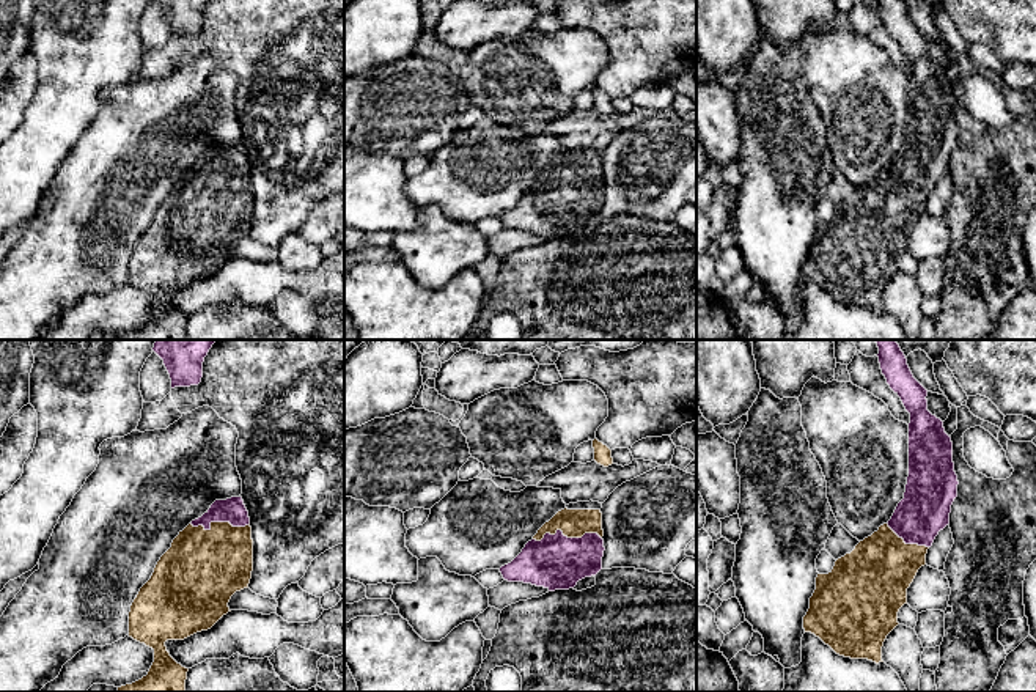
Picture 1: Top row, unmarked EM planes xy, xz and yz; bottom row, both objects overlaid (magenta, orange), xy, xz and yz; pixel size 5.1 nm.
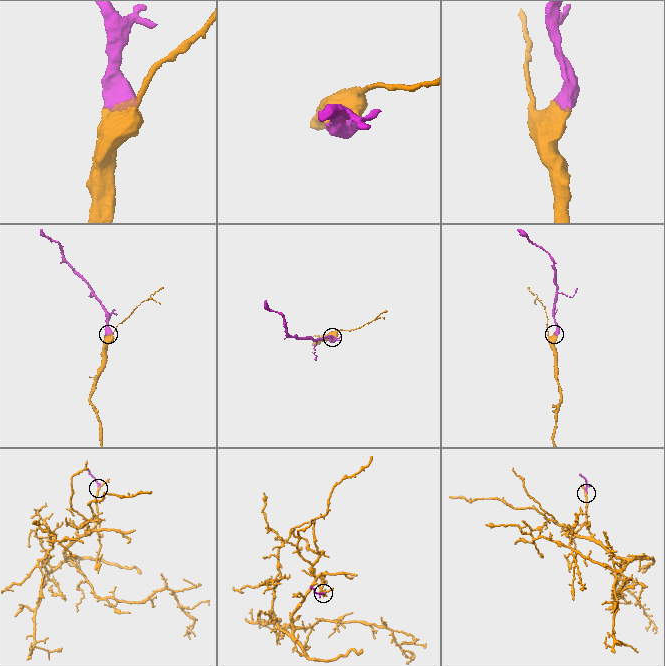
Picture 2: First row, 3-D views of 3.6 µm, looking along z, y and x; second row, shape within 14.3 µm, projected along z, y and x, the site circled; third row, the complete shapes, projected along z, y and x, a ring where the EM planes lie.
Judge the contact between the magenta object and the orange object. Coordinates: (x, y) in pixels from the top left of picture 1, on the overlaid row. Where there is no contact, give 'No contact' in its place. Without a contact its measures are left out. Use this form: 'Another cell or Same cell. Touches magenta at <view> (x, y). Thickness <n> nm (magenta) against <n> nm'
Same cell. Touches magenta at xz (566, 537). Thickness 280 nm (magenta) against 140 nm

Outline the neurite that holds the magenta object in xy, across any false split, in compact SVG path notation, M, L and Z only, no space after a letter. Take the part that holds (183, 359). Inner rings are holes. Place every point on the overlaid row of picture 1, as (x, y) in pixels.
M156 340L152 351L163 360L171 388L198 385L203 362L217 340Z

